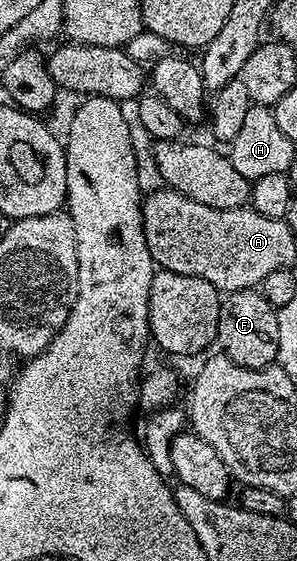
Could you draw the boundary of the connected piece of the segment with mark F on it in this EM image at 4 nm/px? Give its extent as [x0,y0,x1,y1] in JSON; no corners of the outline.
[216,290,280,369]

